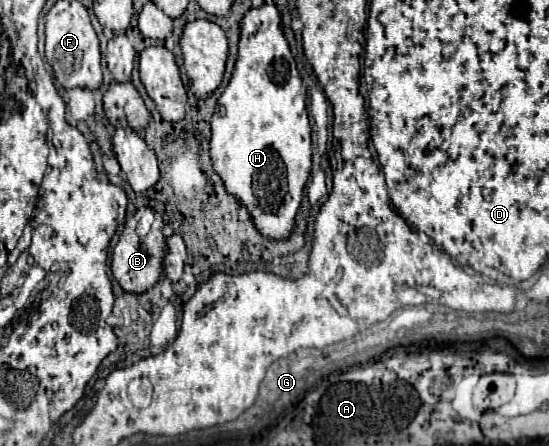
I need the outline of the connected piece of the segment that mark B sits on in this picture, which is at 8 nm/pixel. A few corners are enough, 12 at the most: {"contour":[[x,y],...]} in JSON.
{"contour":[[138,209],[112,253],[124,291],[144,293],[164,259],[162,215]]}

